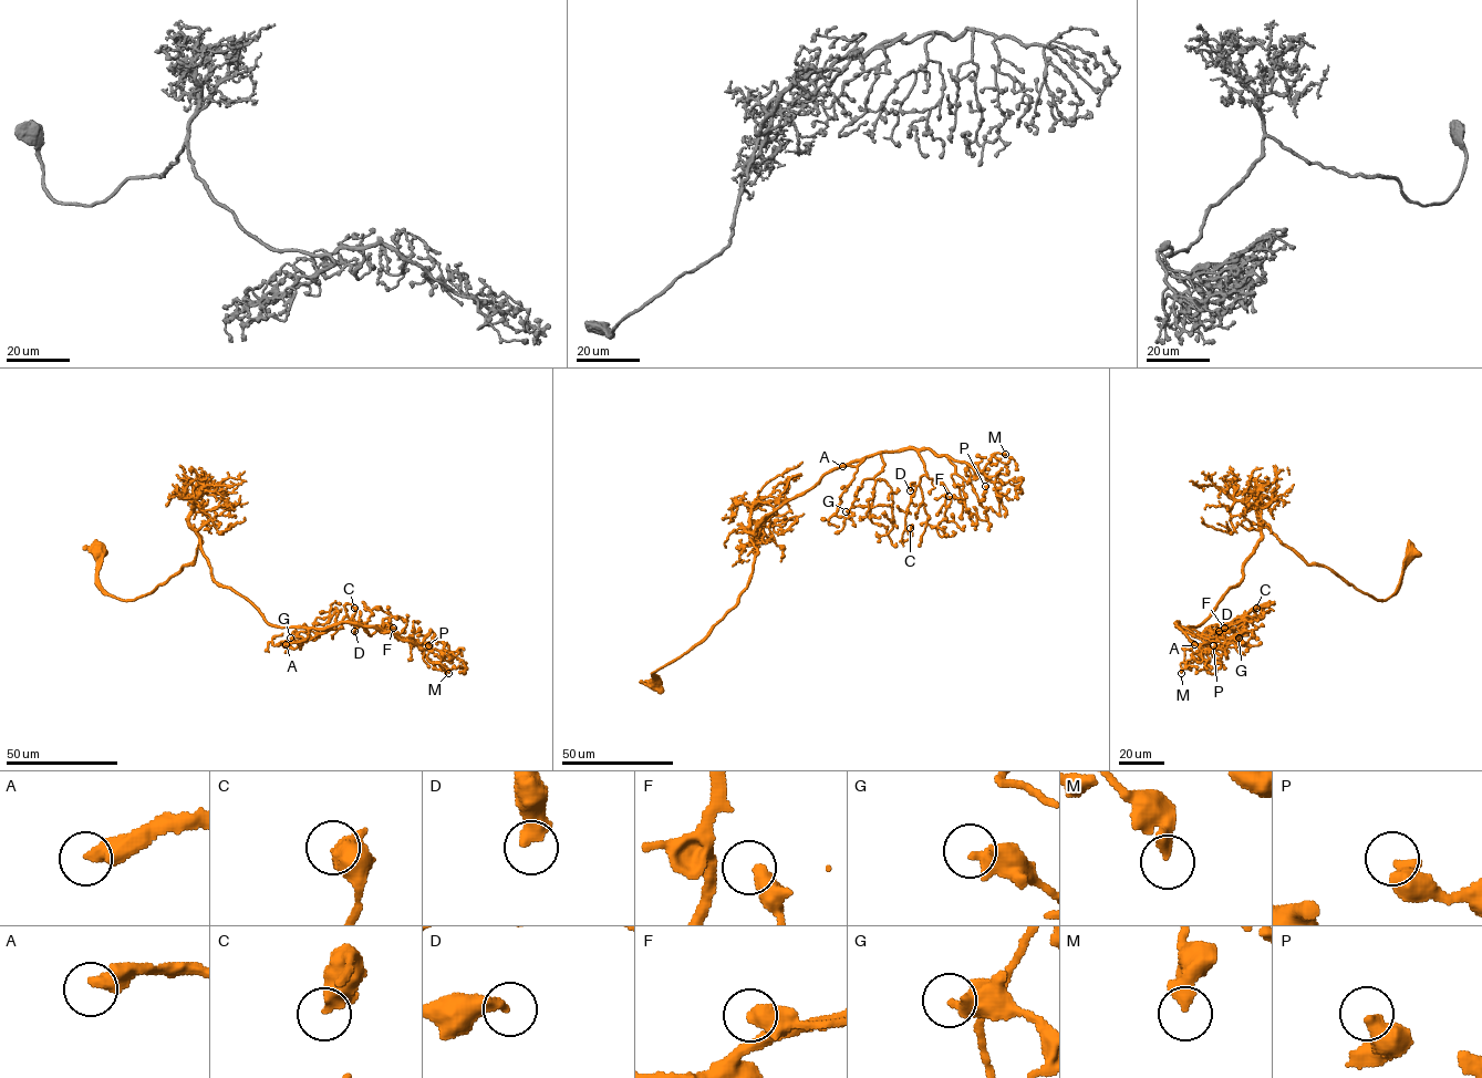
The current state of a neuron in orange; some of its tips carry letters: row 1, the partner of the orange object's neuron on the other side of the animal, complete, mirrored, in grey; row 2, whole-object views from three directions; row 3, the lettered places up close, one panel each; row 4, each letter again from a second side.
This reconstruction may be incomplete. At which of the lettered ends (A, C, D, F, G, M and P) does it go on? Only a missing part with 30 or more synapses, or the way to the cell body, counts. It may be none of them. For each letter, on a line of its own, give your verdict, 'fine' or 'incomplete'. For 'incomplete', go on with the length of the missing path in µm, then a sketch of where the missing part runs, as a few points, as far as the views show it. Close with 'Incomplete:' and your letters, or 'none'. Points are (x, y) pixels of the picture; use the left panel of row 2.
A: incomplete | 50 µm | (286, 644), (280, 655), (257, 657), (245, 666), (251, 676), (257, 676), (251, 685)
C: fine
D: fine
F: fine
G: fine
M: fine
P: fine
Incomplete: A

